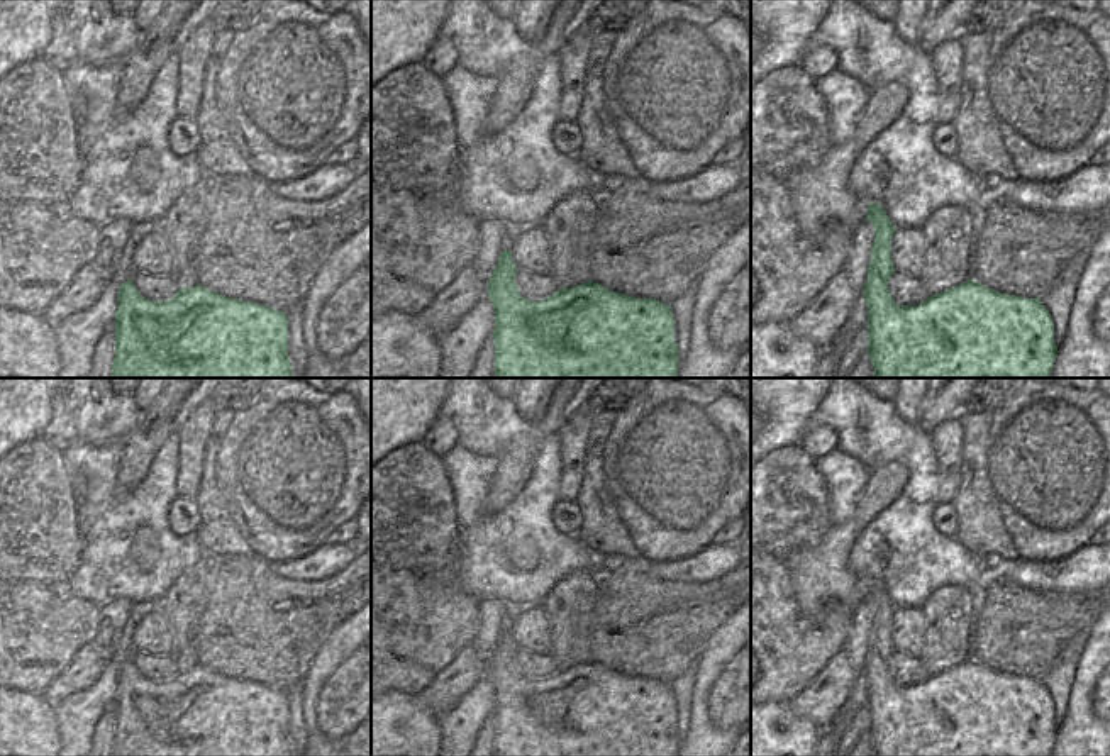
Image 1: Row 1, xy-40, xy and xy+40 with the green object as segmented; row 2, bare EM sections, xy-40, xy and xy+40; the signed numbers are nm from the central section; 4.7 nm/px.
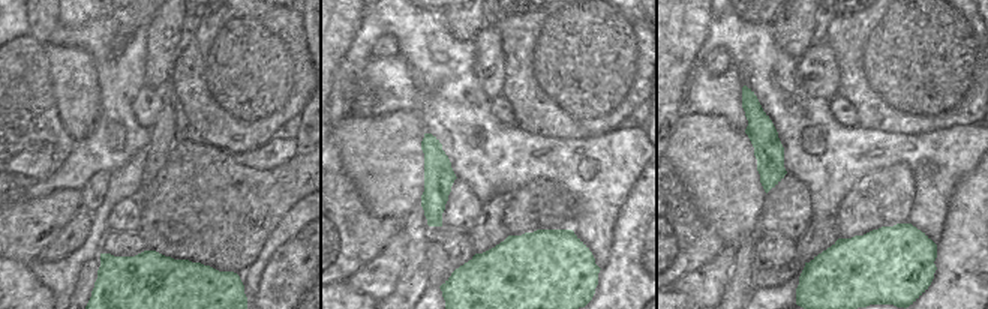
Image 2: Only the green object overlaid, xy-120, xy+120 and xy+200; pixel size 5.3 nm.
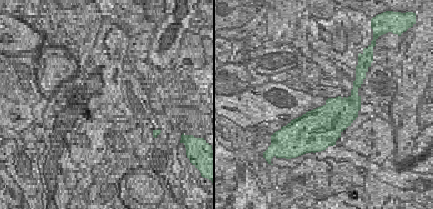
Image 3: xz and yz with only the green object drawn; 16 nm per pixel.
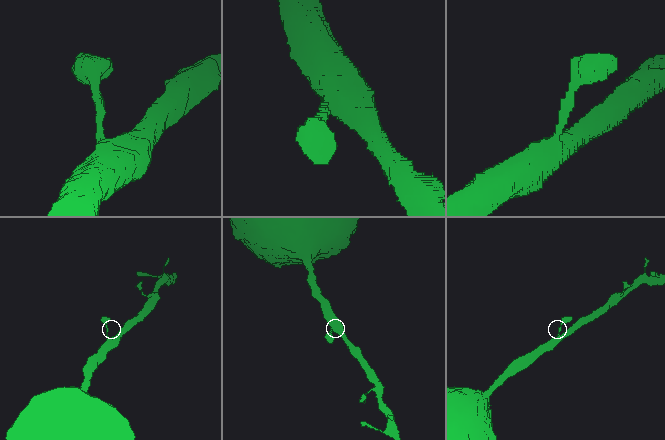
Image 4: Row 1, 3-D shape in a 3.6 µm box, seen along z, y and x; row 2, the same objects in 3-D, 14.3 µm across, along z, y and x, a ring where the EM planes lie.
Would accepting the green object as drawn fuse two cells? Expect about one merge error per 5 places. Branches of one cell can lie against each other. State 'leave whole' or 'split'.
leave whole

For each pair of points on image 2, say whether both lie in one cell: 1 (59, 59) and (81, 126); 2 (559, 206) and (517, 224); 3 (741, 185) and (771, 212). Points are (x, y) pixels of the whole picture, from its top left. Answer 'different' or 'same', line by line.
1: same
2: same
3: different

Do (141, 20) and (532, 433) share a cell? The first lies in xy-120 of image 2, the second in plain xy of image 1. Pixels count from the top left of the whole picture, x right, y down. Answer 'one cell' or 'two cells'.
one cell

